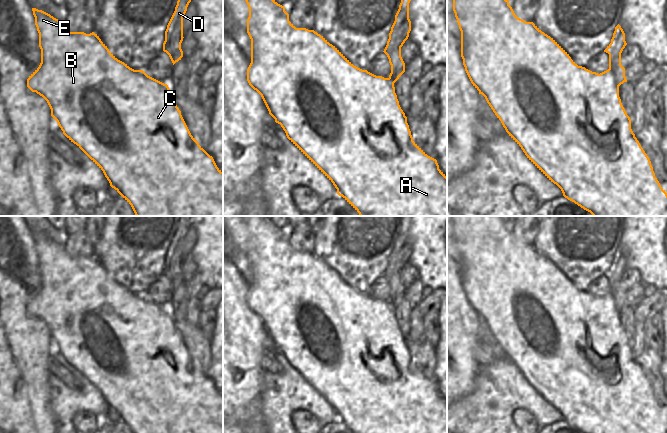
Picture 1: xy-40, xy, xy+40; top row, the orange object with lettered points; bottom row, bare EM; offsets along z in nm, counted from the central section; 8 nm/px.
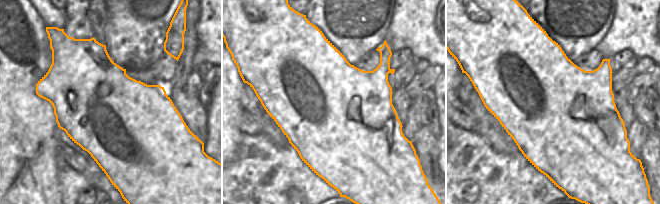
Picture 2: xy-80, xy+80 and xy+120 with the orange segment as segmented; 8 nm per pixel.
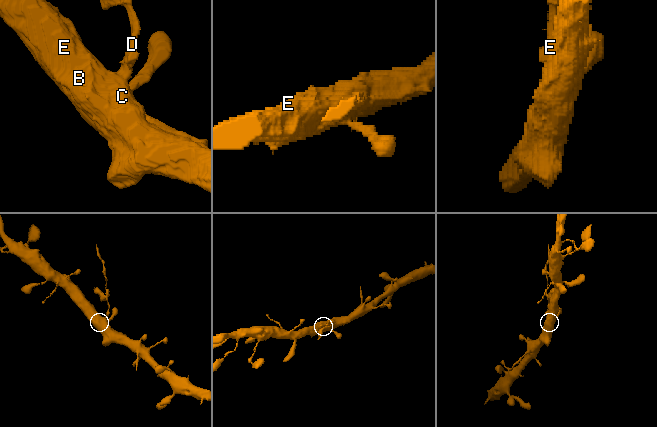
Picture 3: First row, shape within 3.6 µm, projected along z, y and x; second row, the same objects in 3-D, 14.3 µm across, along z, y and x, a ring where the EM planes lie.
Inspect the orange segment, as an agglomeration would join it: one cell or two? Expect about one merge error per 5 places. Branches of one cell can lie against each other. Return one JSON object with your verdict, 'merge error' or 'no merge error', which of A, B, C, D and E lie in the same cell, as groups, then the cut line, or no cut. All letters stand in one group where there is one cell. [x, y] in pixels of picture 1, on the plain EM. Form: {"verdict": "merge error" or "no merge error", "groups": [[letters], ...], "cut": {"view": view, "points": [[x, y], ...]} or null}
{"verdict": "merge error", "groups": [["A", "B", "C", "E"], ["D"]], "cut": {"view": "xy+40", "points": [[609, 278], [612, 281], [612, 294], [619, 309]]}}

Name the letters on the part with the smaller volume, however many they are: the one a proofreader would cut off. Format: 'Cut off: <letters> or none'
Cut off: D.

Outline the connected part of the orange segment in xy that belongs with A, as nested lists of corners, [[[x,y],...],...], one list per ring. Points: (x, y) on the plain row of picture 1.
[[[247,216],[243,221],[249,231],[247,257],[251,263],[251,287],[247,293],[247,305],[261,319],[269,338],[281,349],[287,362],[333,407],[337,418],[355,433],[447,433],[447,401],[439,393],[437,384],[428,380],[413,365],[393,305],[354,290],[335,270],[314,254],[296,252],[289,245],[285,231],[278,228],[267,216]]]

